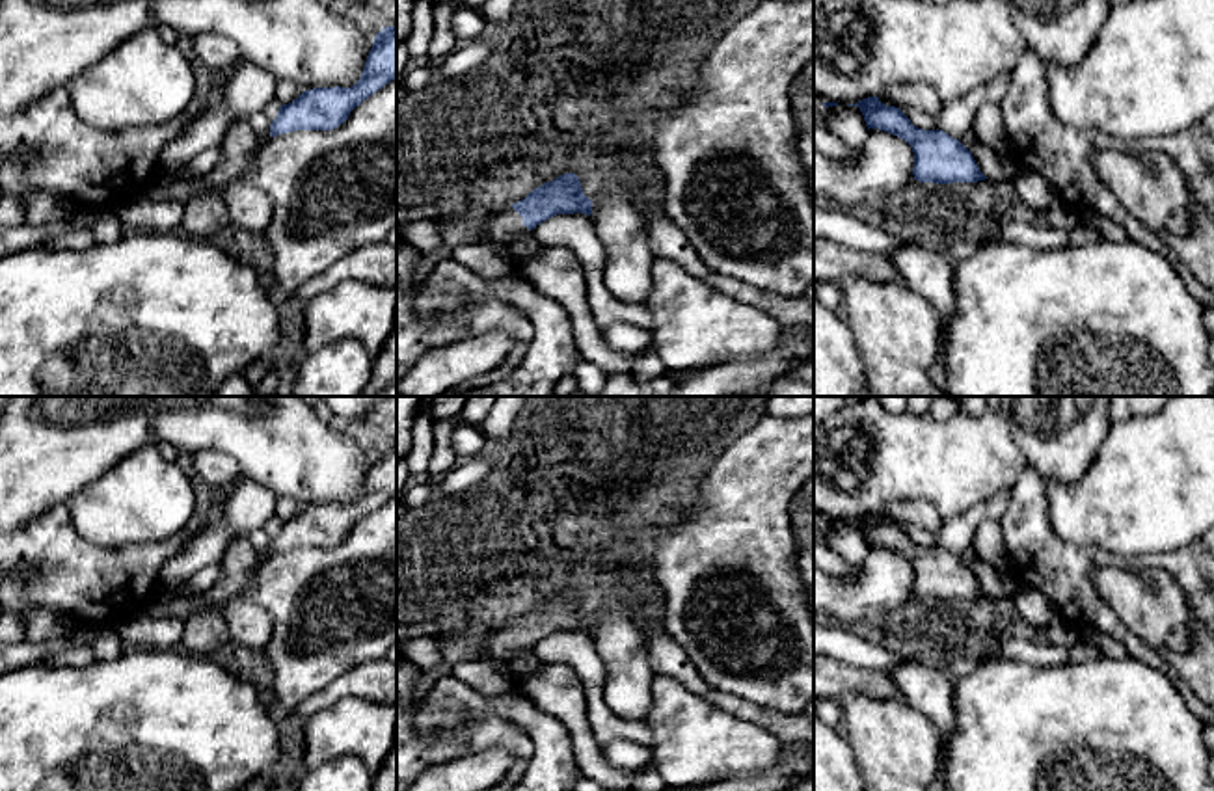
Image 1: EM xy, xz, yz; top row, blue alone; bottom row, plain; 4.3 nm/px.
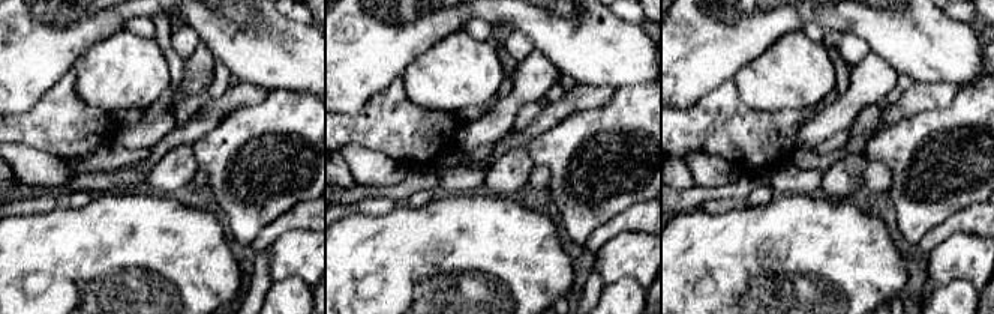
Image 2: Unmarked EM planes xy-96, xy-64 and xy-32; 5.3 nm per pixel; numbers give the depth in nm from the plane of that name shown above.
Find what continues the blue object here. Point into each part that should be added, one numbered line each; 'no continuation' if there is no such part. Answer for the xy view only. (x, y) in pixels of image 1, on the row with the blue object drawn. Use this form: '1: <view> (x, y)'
no continuation

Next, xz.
1: xz (503, 227)

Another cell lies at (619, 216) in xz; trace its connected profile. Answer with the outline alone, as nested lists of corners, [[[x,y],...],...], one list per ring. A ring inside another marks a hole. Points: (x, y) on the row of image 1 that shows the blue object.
[[[618,181],[592,199],[592,221],[605,248],[605,288],[624,303],[642,303],[652,290],[654,255],[648,248],[648,214],[637,192]]]

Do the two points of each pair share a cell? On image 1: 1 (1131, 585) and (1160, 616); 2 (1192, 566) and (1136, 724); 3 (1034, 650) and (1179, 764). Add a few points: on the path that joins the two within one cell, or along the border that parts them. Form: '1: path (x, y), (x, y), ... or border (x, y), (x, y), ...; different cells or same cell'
1: path (1136, 592), (1153, 609); same cell
2: border (1129, 656), (1159, 670); different cells
3: border (1010, 657), (1030, 661), (1038, 667), (1067, 663); different cells

